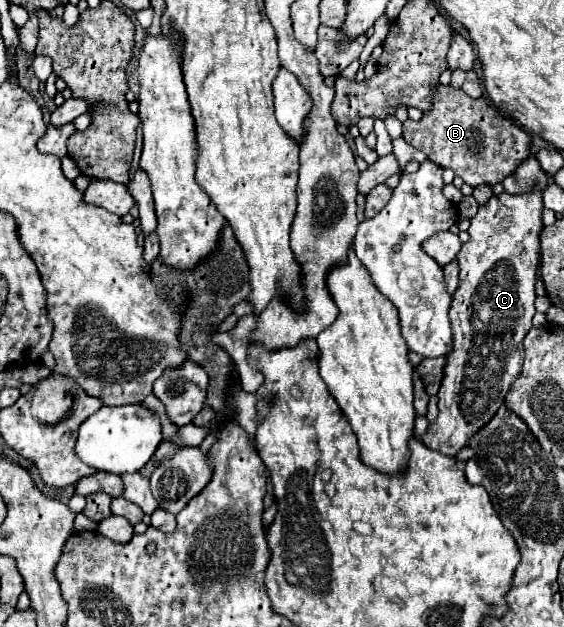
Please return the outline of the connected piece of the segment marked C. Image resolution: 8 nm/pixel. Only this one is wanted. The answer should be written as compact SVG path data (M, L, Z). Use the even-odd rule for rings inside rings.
M531 189L523 195L493 195L485 205L479 207L477 215L471 219L469 235L471 241L465 243L457 255L459 267L461 267L461 283L459 289L453 293L451 303L451 325L453 325L453 349L447 355L445 365L445 377L439 389L439 417L435 423L429 425L425 435L421 437L423 445L439 451L443 455L455 457L469 439L497 413L497 409L503 405L505 395L511 387L511 383L519 377L521 365L523 365L523 337L531 329L531 319L535 315L535 277L541 257L541 245L539 245L539 233L543 229L541 223L543 213L543 191Z

